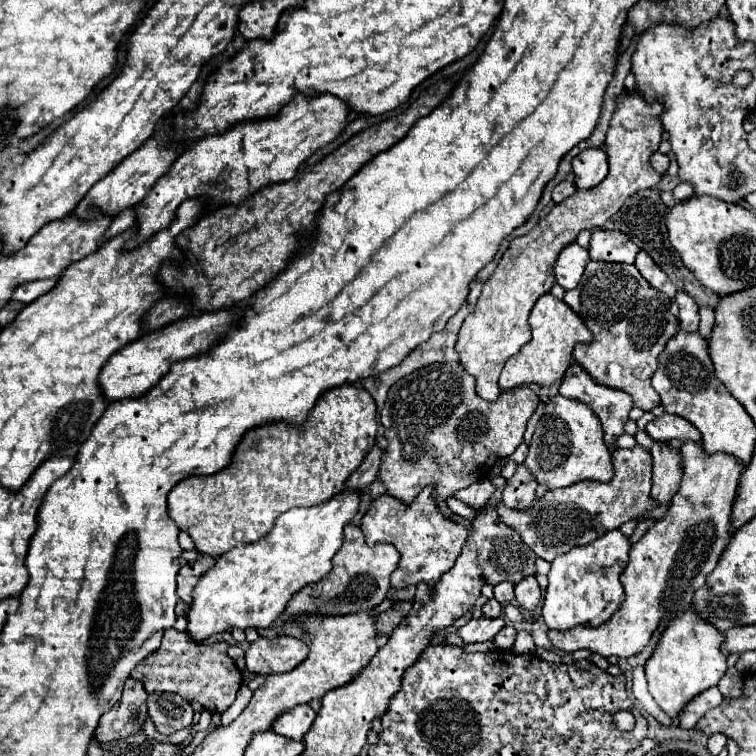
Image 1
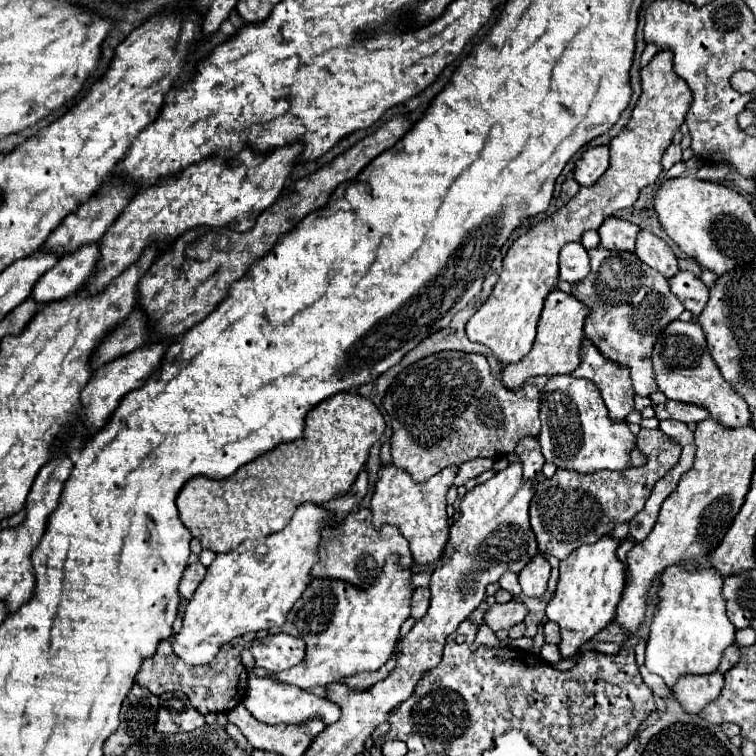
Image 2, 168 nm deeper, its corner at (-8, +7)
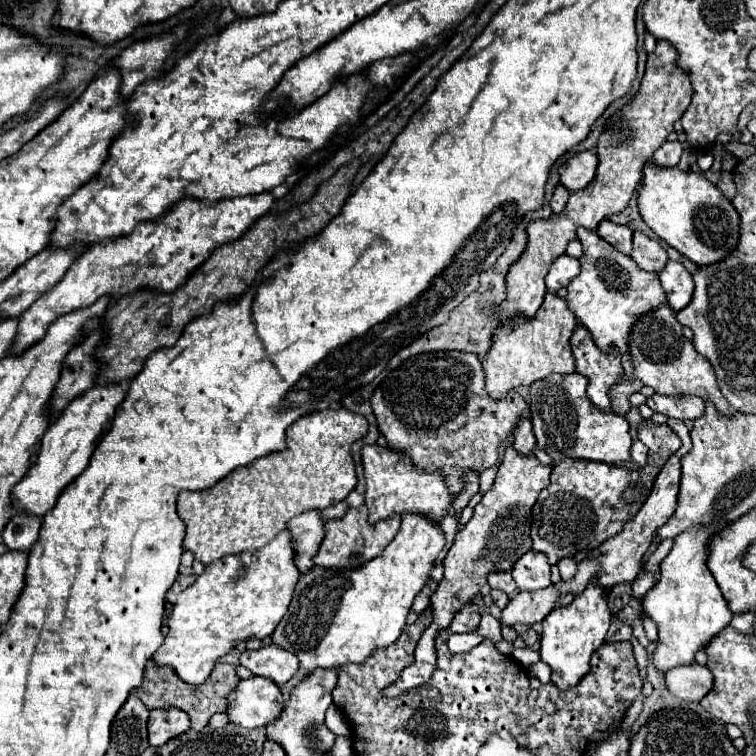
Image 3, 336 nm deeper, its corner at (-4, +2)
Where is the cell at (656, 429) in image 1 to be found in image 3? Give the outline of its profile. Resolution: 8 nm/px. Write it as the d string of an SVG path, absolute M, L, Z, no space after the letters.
M653 394L651 398L647 398L647 406L653 412L661 412L661 414L665 414L669 418L677 418L677 420L697 420L705 412L705 402L695 396L671 398L671 396Z

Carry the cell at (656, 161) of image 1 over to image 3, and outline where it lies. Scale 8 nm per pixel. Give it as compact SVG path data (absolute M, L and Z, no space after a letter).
M665 142L659 150L655 150L651 162L657 168L673 168L679 164L681 152L683 152L683 146L679 142Z

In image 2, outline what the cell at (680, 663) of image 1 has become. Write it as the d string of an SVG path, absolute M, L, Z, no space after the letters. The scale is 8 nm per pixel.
M685 563L669 565L661 573L661 585L657 591L657 605L653 613L651 633L647 641L647 659L645 667L651 673L663 677L667 687L673 687L675 681L685 673L713 673L719 667L719 659L723 657L725 647L735 641L735 625L725 615L725 599L723 599L723 577L715 569L685 569Z

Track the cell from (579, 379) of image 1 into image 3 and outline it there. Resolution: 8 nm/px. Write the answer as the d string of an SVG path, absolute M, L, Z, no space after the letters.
M577 326L569 342L575 356L575 370L589 380L589 400L603 412L615 412L611 404L611 388L617 386L617 382L623 378L619 350L603 354L591 342L591 336L583 326Z

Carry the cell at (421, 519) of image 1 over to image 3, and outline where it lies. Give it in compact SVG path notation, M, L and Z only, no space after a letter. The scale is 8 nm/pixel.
M377 444L365 446L361 450L363 456L363 470L367 480L365 492L365 506L369 510L369 522L375 524L379 520L387 520L395 514L421 514L433 524L441 524L447 516L447 508L451 506L453 492L449 490L445 476L441 472L421 472L417 470L411 460L403 452L393 452L389 448L379 448Z

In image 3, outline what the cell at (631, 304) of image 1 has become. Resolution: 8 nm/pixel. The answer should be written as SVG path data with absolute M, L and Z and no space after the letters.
M579 230L579 240L583 244L583 256L579 258L581 274L573 278L571 284L567 286L569 310L589 330L599 350L607 354L613 346L619 348L627 378L635 378L633 358L629 350L629 338L631 338L633 326L641 316L667 304L665 292L655 274L639 270L629 256L621 254L613 246L607 246L607 242L603 242L595 232Z

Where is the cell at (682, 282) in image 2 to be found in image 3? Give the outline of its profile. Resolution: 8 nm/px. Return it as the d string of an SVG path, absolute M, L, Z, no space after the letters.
M667 262L667 266L659 272L661 286L667 294L669 306L679 312L683 306L687 306L693 300L693 278L685 270L681 262Z

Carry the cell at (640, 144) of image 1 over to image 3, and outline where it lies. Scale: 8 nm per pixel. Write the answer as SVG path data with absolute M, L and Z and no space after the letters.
M659 40L655 52L647 58L647 70L641 80L639 94L625 108L621 108L617 114L609 118L605 132L599 136L599 166L595 180L587 188L573 192L561 214L553 214L547 220L535 220L527 226L527 246L519 260L513 262L507 272L505 300L493 310L497 328L515 316L535 316L547 294L545 276L549 272L549 266L555 260L555 256L561 256L567 250L567 244L577 238L577 228L583 226L587 230L595 230L601 220L627 208L633 192L643 180L645 164L651 162L653 152L667 142L667 136L673 132L673 124L683 116L683 112L691 104L691 82L687 74L675 66L675 58L677 50L673 50L669 42Z

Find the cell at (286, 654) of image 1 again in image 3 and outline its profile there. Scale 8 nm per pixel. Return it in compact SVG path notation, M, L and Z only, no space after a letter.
M267 644L259 650L245 650L241 654L241 666L249 668L255 676L269 678L279 686L283 686L297 674L299 660L285 648L277 644Z

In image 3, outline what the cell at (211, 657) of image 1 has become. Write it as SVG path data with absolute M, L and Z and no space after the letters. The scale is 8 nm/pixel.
M147 660L145 664L145 674L143 674L143 684L133 692L149 710L153 708L167 708L167 706L177 706L183 712L189 714L191 718L191 728L193 730L203 730L209 722L209 718L217 712L227 712L227 696L237 688L239 676L237 676L237 666L235 664L223 664L217 662L209 678L199 684L187 684L177 678L177 674L169 666L159 666L153 660Z

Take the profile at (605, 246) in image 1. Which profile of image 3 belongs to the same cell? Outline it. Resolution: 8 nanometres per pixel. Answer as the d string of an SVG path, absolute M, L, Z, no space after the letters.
M603 220L597 228L597 234L611 244L613 248L617 248L623 254L631 254L631 230L627 226L621 224L613 224L611 220Z

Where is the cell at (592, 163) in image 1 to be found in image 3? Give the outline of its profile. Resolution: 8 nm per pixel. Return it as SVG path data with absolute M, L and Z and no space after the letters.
M579 152L559 168L561 184L571 192L583 190L587 184L591 184L595 172L597 172L597 156L593 152Z

